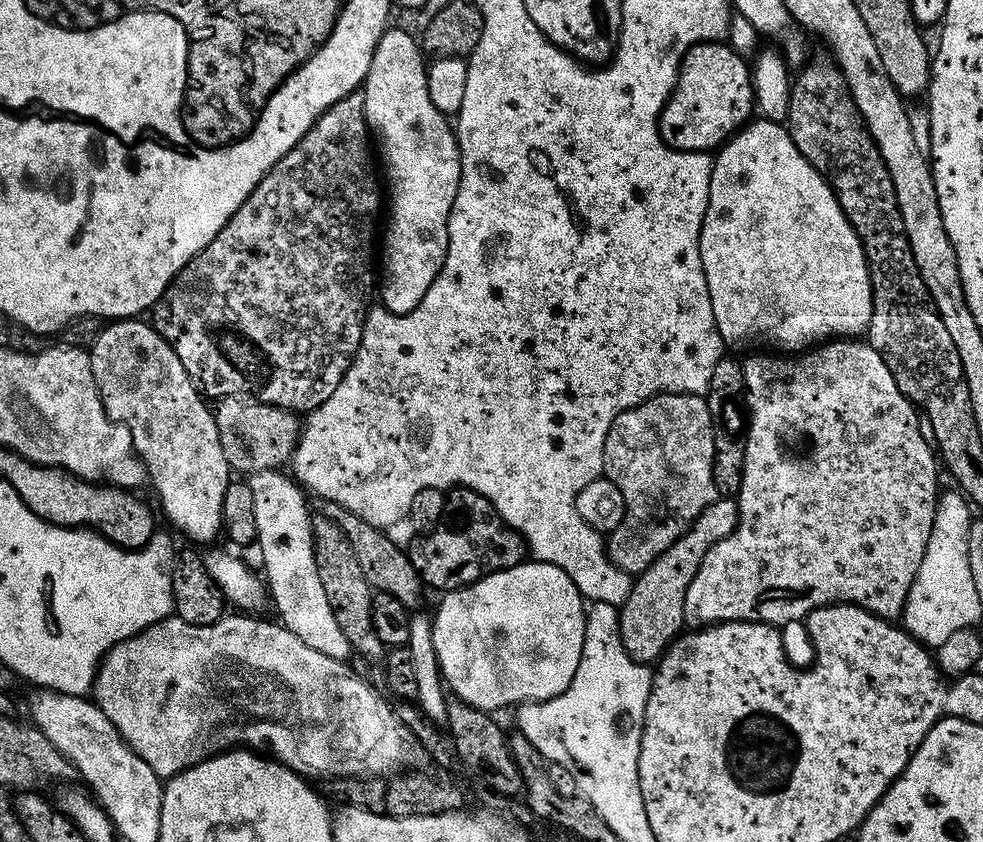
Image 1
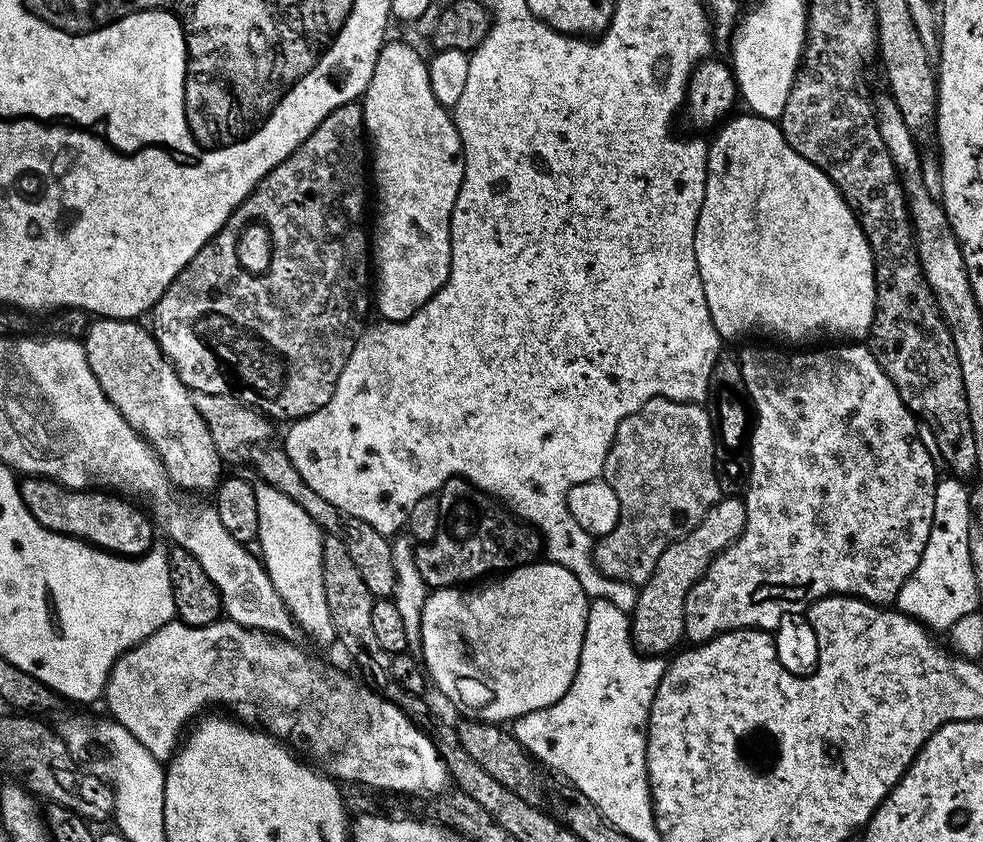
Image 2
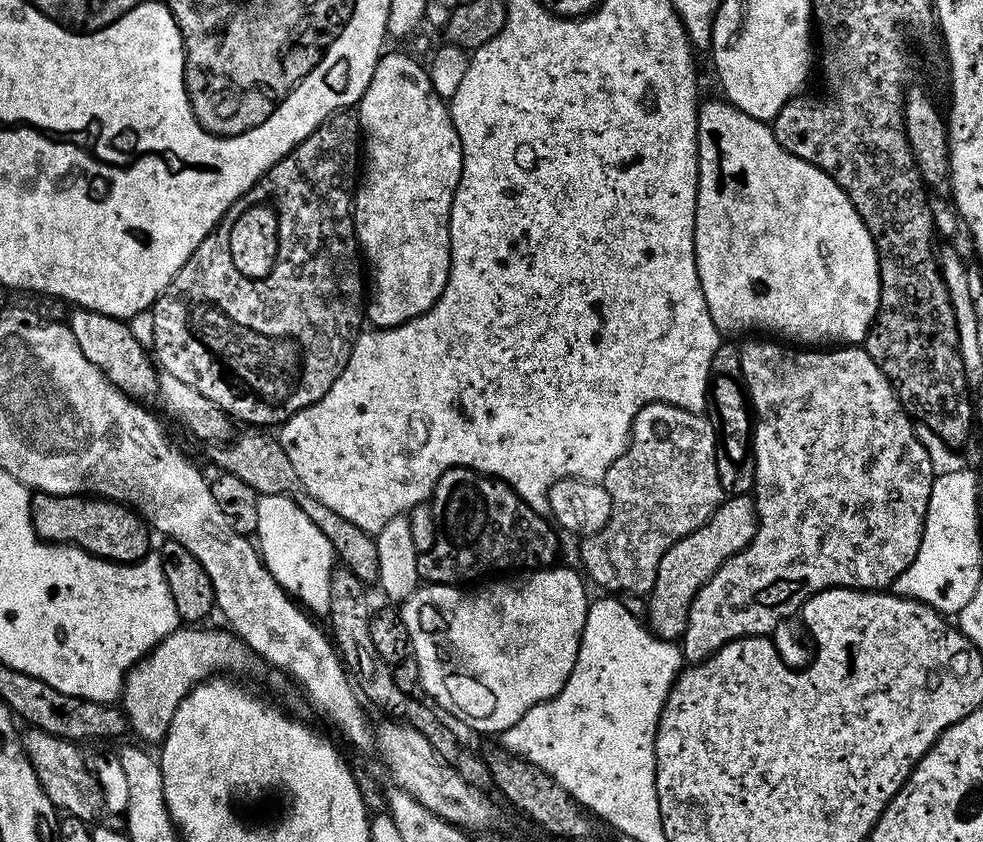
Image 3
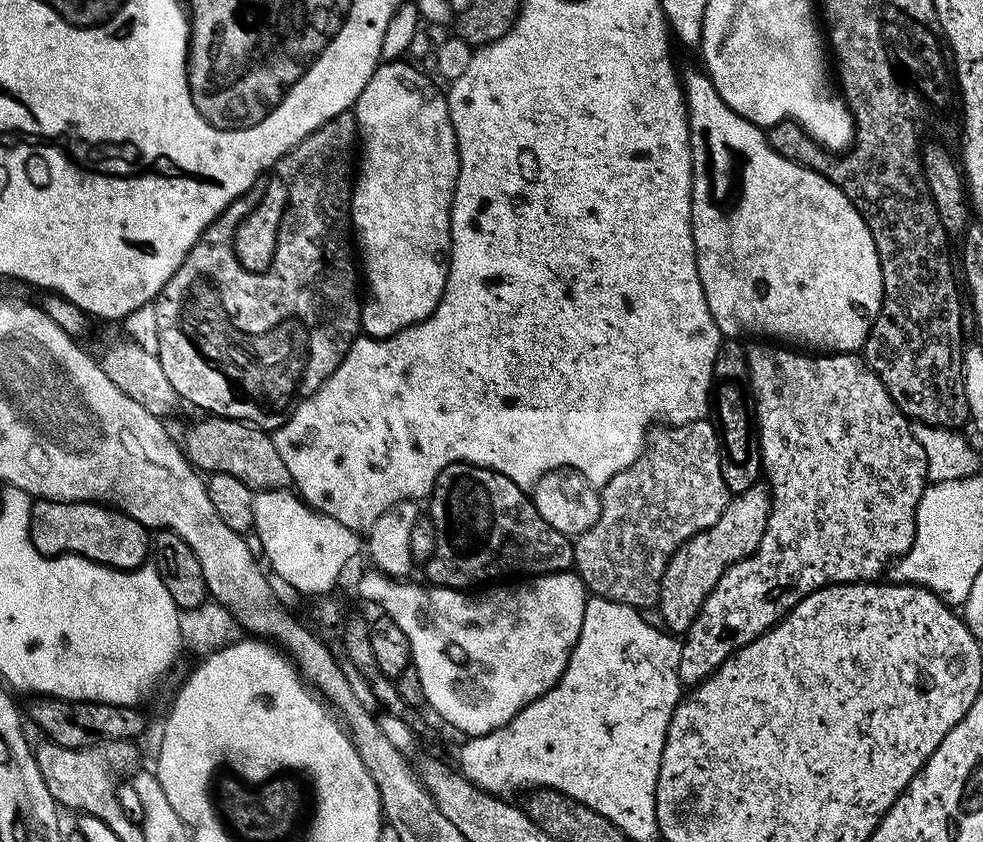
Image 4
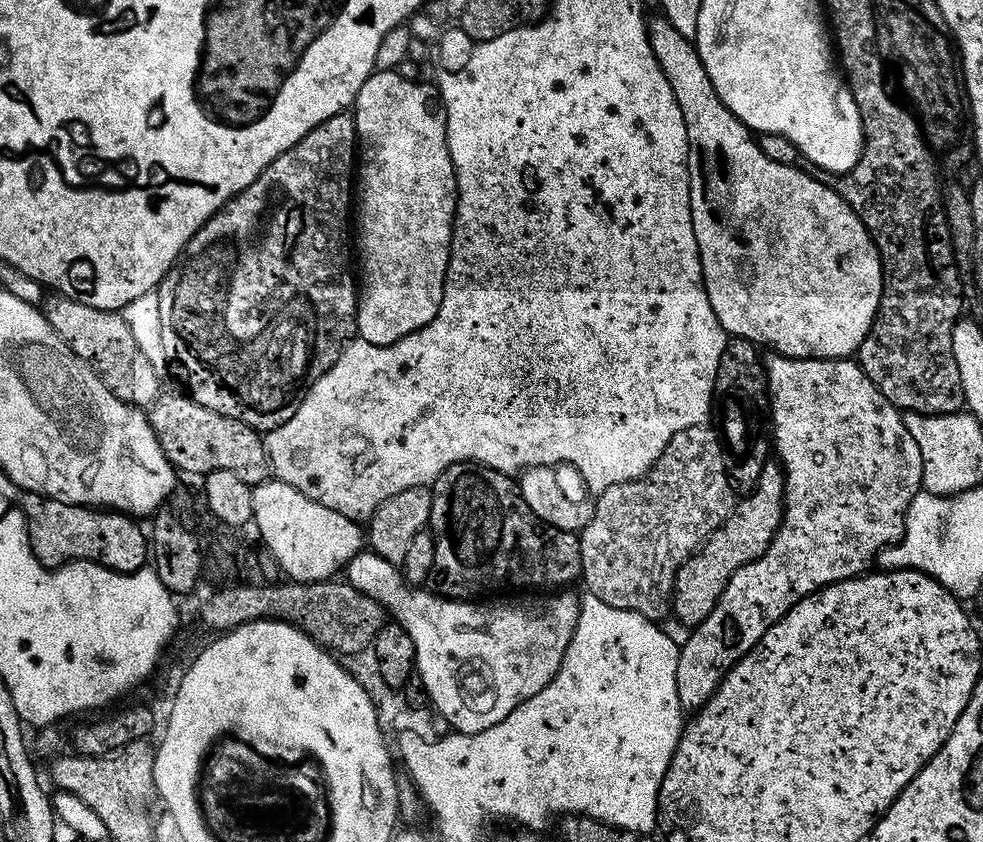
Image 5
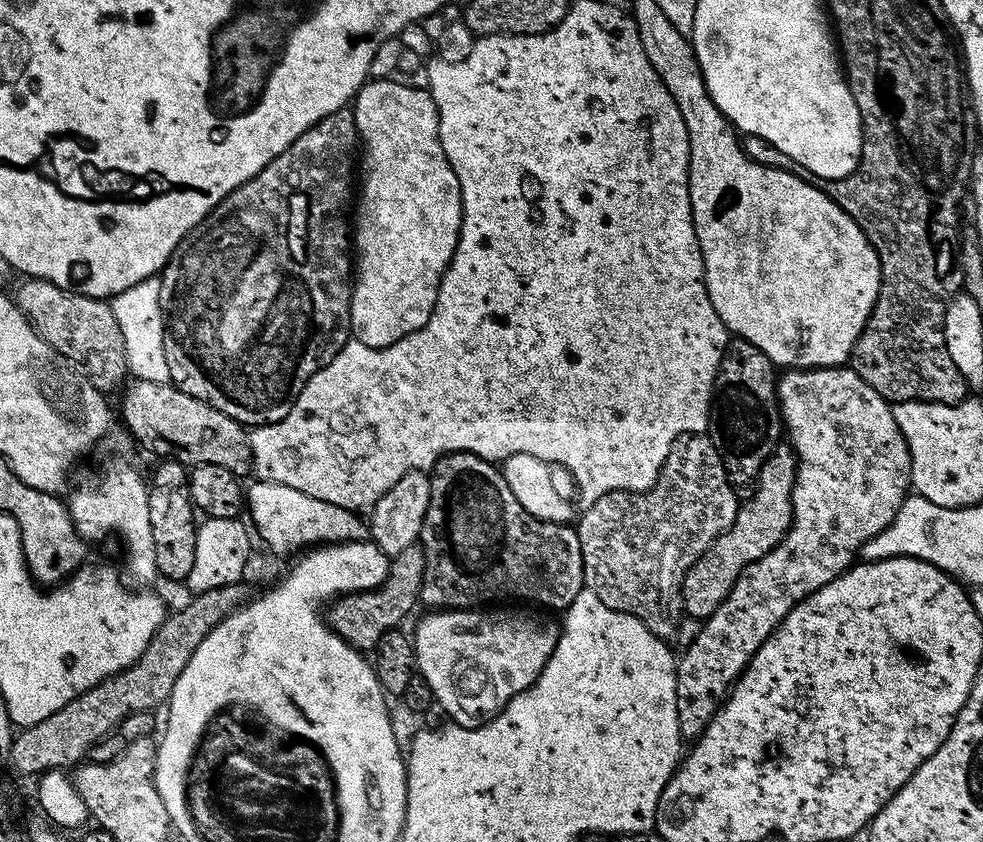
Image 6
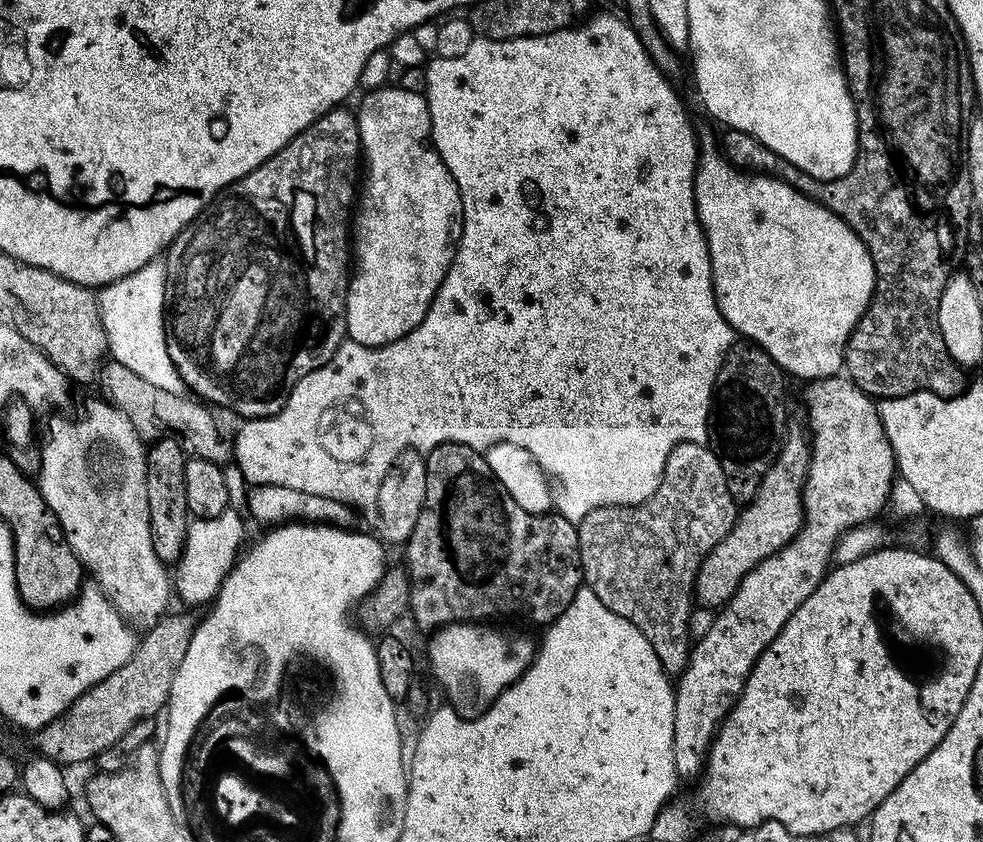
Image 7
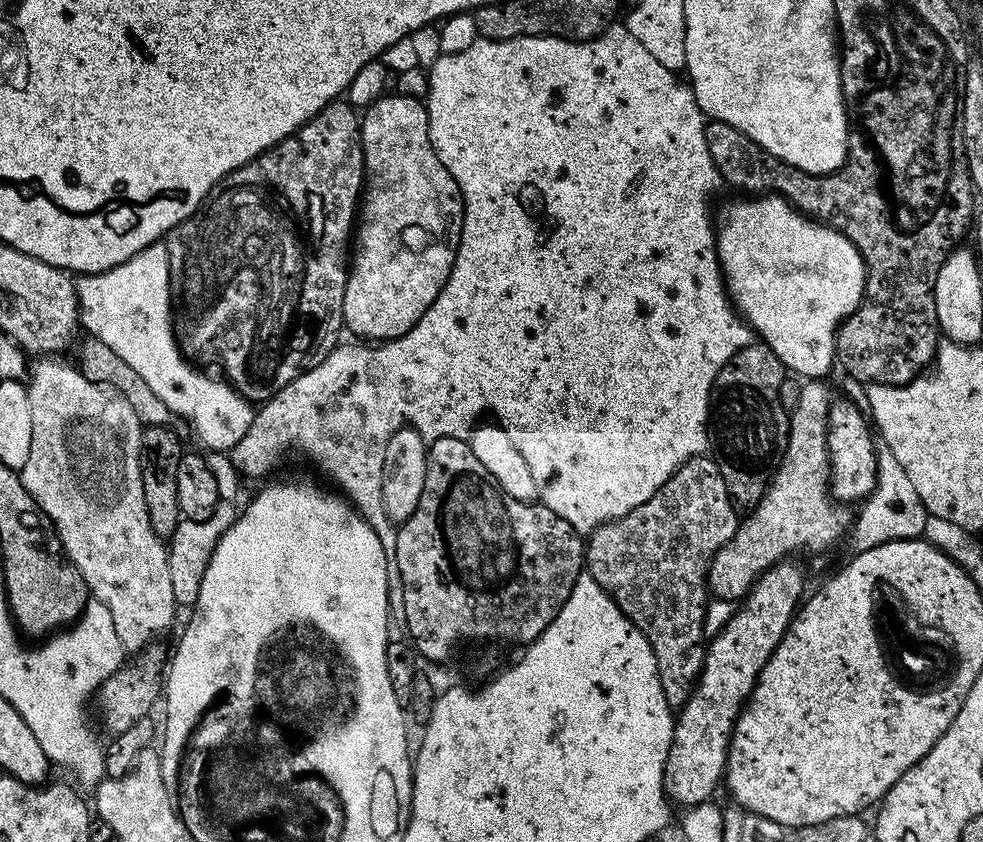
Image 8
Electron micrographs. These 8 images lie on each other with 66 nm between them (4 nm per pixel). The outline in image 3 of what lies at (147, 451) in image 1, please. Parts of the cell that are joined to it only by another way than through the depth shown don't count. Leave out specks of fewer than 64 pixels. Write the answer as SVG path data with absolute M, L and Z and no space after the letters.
M73 307L66 323L71 333L74 334L74 342L90 358L90 362L107 378L117 390L136 402L144 402L147 396L155 397L158 392L158 368L150 355L149 349L134 338L131 327L123 320L116 317L104 315L101 312L90 312L88 308Z

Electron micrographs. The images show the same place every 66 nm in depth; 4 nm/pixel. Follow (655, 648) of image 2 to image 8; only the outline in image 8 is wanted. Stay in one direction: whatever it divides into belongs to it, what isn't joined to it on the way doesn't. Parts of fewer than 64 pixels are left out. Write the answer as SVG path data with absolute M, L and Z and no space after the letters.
M809 379L807 382L801 384L800 393L796 396L796 405L790 408L788 441L786 442L786 450L782 454L782 462L776 468L776 473L772 476L772 480L768 483L768 488L762 494L760 501L756 503L751 512L747 513L747 515L737 523L734 538L730 538L730 542L726 542L726 546L722 546L716 551L708 567L708 590L715 599L728 600L731 602L743 601L744 597L748 595L748 591L752 588L752 583L754 583L767 568L779 564L782 560L795 557L795 552L820 552L823 548L830 547L840 535L843 537L845 533L849 531L850 525L853 523L853 513L848 513L847 510L844 509L847 507L834 502L830 491L830 477L828 474L828 410L834 403L833 397L828 397L827 383L825 383L823 379Z

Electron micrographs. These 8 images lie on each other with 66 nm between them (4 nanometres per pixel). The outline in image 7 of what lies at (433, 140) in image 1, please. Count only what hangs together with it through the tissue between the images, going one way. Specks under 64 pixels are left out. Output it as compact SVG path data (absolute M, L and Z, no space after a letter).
M385 86L383 88L371 89L365 95L368 97L361 102L360 108L358 107L358 115L356 117L360 127L362 160L366 168L368 164L368 193L365 196L363 193L359 197L358 203L354 208L354 219L350 224L350 240L354 245L354 271L351 273L348 282L346 322L348 323L347 339L367 348L380 348L383 344L389 344L406 334L410 334L410 330L414 330L414 326L418 326L418 322L422 322L422 318L426 318L426 310L430 310L430 306L434 302L434 298L438 294L446 274L450 270L452 259L456 257L456 245L460 242L462 226L464 225L464 207L462 206L462 198L458 190L458 182L454 182L450 170L446 170L446 166L441 162L439 154L432 146L432 127L430 126L428 97L420 90L411 92L408 88L392 87Z

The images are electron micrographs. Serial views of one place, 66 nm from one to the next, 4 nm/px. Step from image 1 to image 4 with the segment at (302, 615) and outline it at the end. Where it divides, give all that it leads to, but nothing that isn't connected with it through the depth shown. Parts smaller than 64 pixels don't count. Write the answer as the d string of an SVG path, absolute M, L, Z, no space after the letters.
M291 491L256 492L255 498L254 532L260 535L267 567L272 567L296 592L305 592L308 596L326 595L335 586L340 571L355 558L359 548L361 551L361 537L334 517L309 508Z

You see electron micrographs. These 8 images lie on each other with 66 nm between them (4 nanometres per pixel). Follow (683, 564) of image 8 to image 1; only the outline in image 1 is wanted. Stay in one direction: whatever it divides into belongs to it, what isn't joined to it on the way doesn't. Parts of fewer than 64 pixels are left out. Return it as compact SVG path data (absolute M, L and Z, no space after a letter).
M661 392L638 406L618 414L606 434L604 443L603 479L614 482L622 490L626 514L613 532L607 533L606 547L610 562L624 572L645 572L689 526L718 498L714 486L714 430L708 402L704 396L691 396L685 392Z

